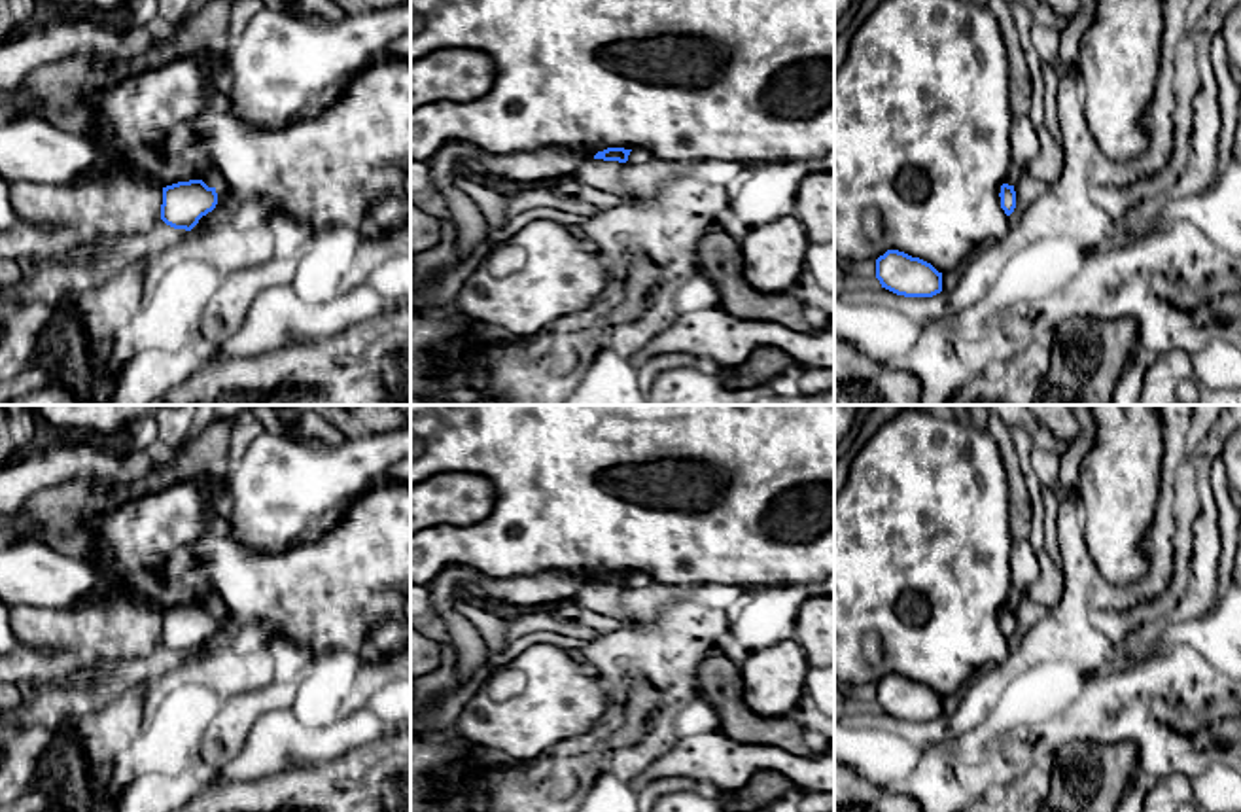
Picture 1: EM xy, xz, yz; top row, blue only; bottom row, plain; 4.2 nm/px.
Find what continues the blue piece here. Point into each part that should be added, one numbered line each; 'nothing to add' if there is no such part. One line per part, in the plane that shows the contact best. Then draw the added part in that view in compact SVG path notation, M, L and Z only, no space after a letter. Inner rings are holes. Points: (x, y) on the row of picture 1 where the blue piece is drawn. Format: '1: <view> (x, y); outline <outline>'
nothing to add

